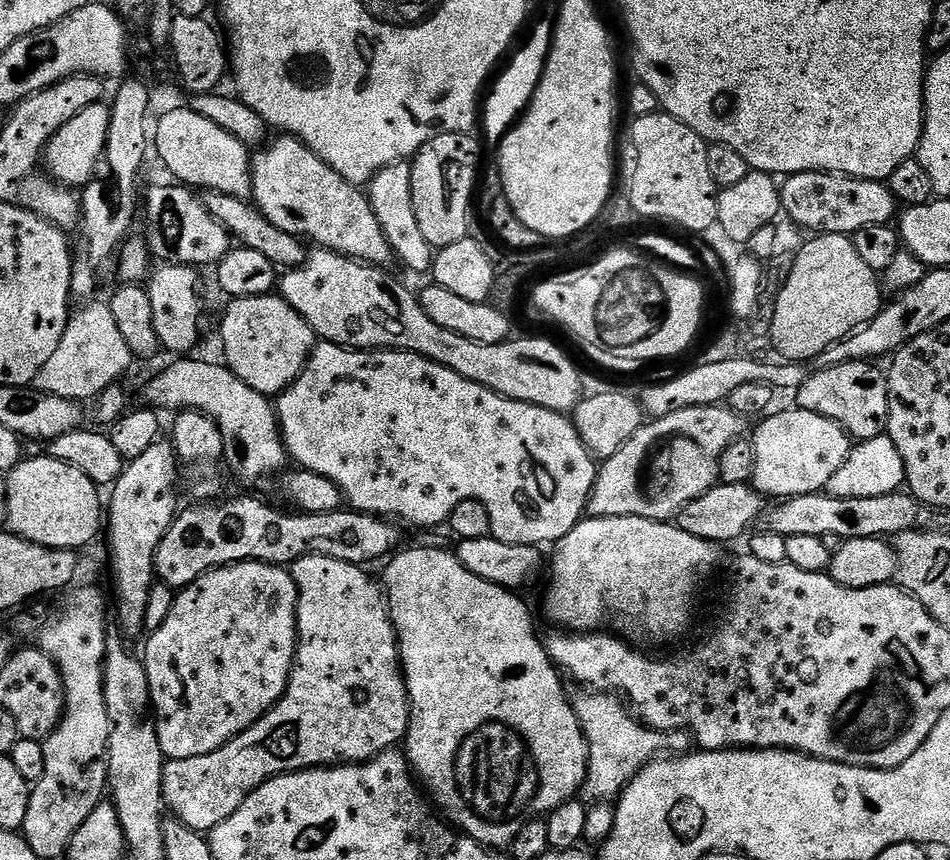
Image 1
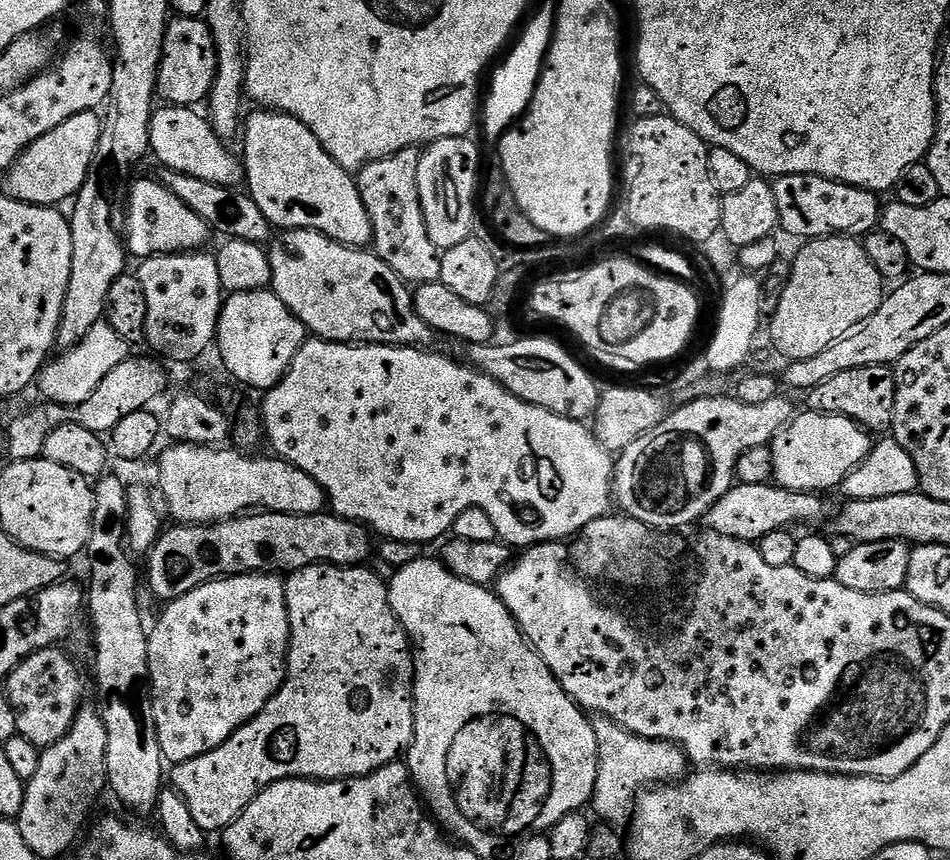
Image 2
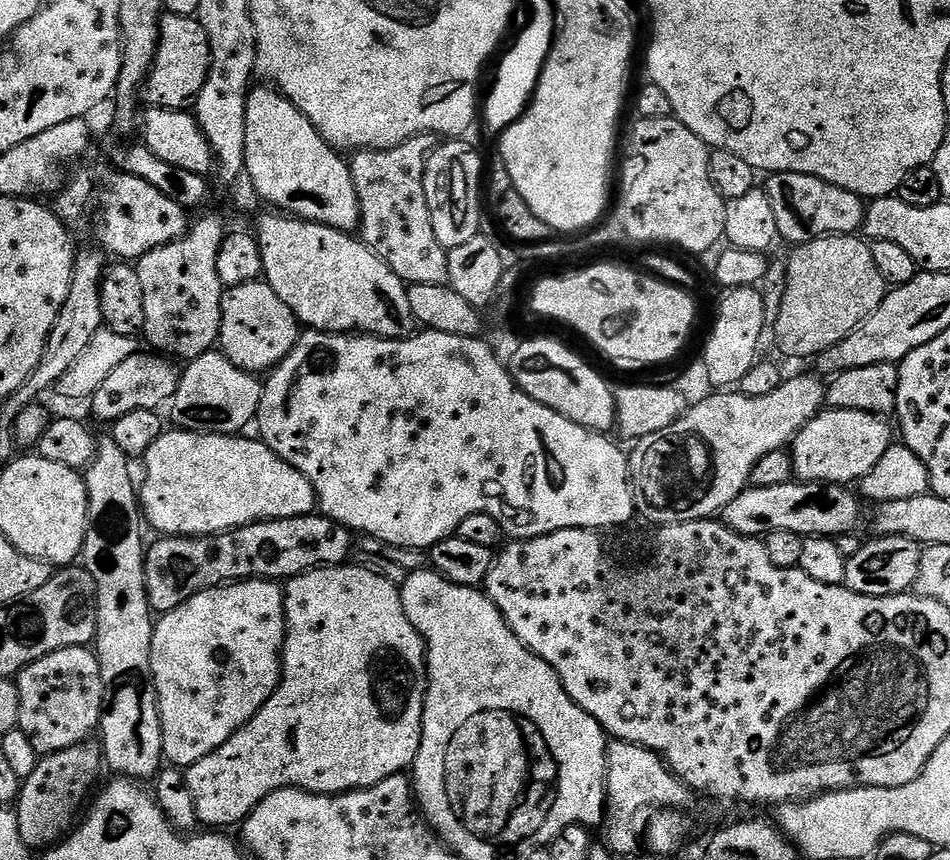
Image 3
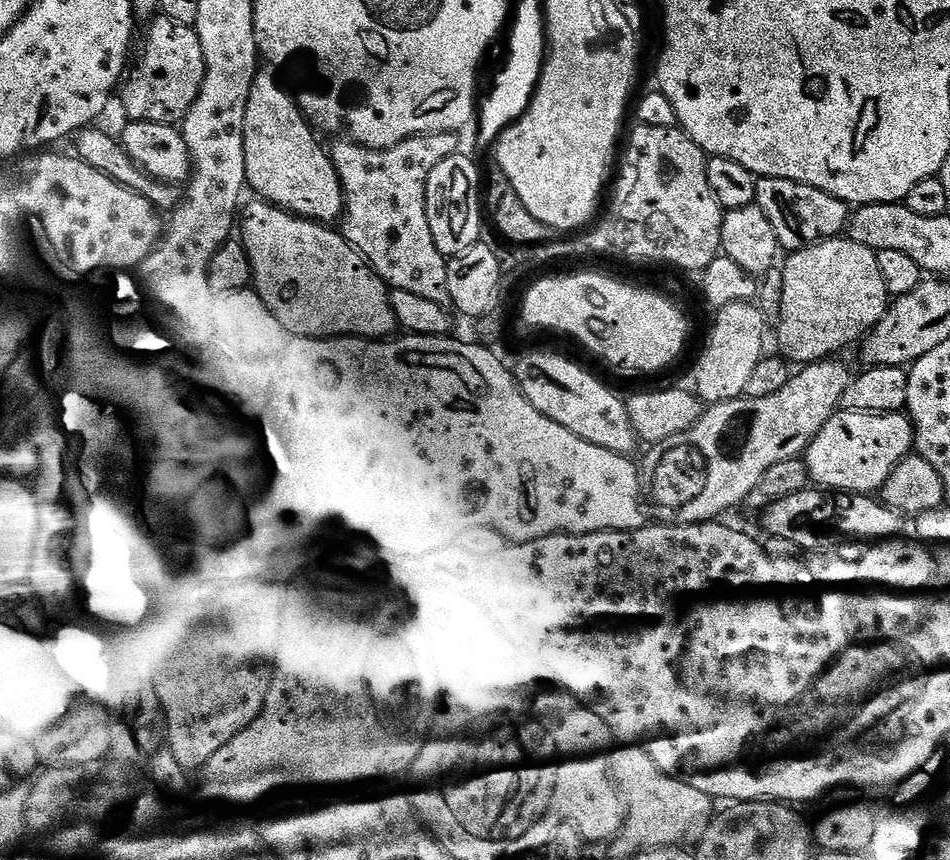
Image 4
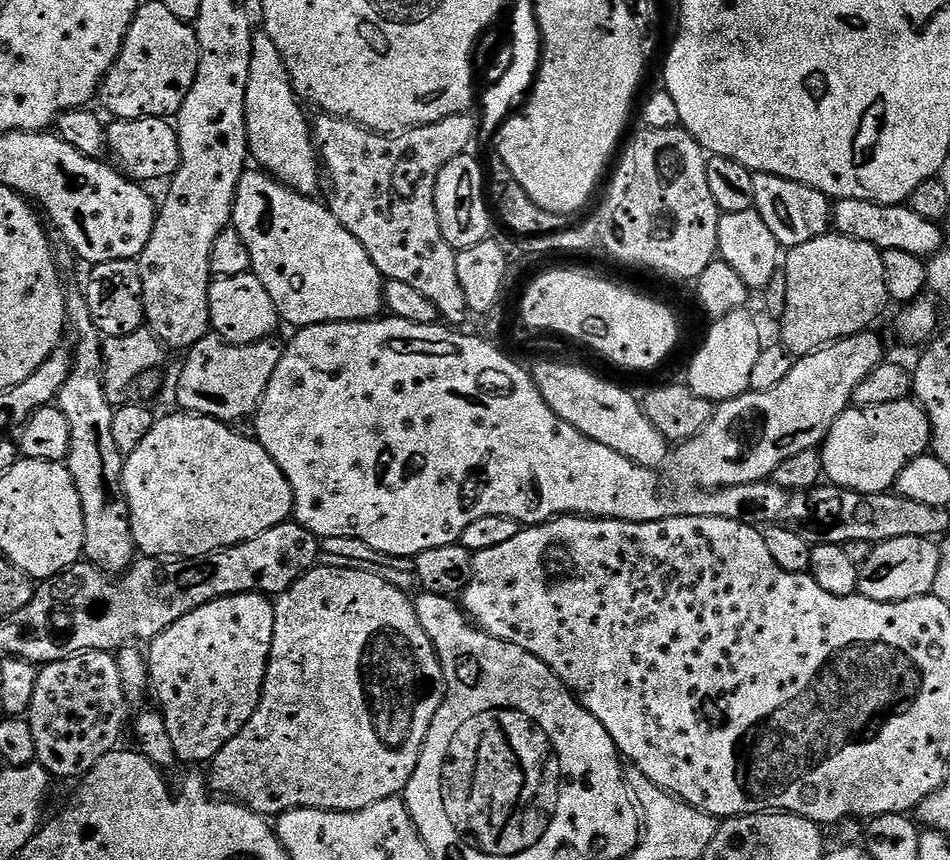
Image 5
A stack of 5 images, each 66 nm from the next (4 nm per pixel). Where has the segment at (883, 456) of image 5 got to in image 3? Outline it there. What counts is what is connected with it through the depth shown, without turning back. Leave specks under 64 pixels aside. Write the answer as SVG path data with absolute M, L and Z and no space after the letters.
M821 410L790 445L793 473L813 484L848 486L863 480L894 443L894 428L888 423L887 419L858 410Z

